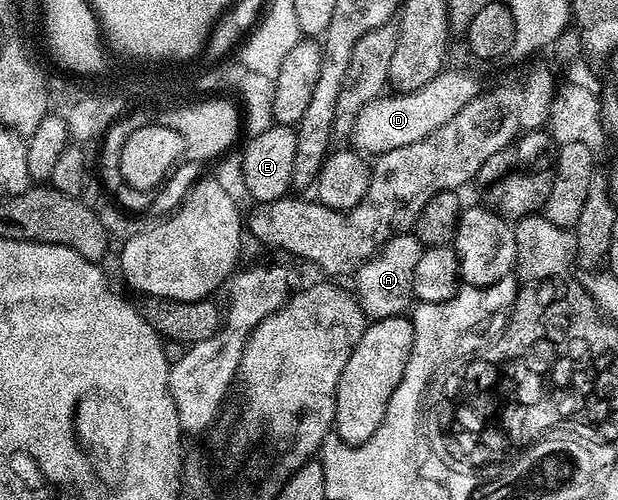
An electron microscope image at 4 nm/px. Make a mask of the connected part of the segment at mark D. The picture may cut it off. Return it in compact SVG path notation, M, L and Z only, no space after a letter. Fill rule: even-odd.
M450 69L442 70L436 78L428 81L428 85L424 85L415 91L383 94L379 98L368 101L360 109L348 136L349 146L363 156L377 157L392 149L400 149L400 145L412 145L412 141L420 141L424 137L428 137L428 133L440 129L440 125L452 121L452 117L460 109L464 109L464 105L474 98L475 94L476 86L474 87L473 81L468 76L461 75L458 71L450 71Z

